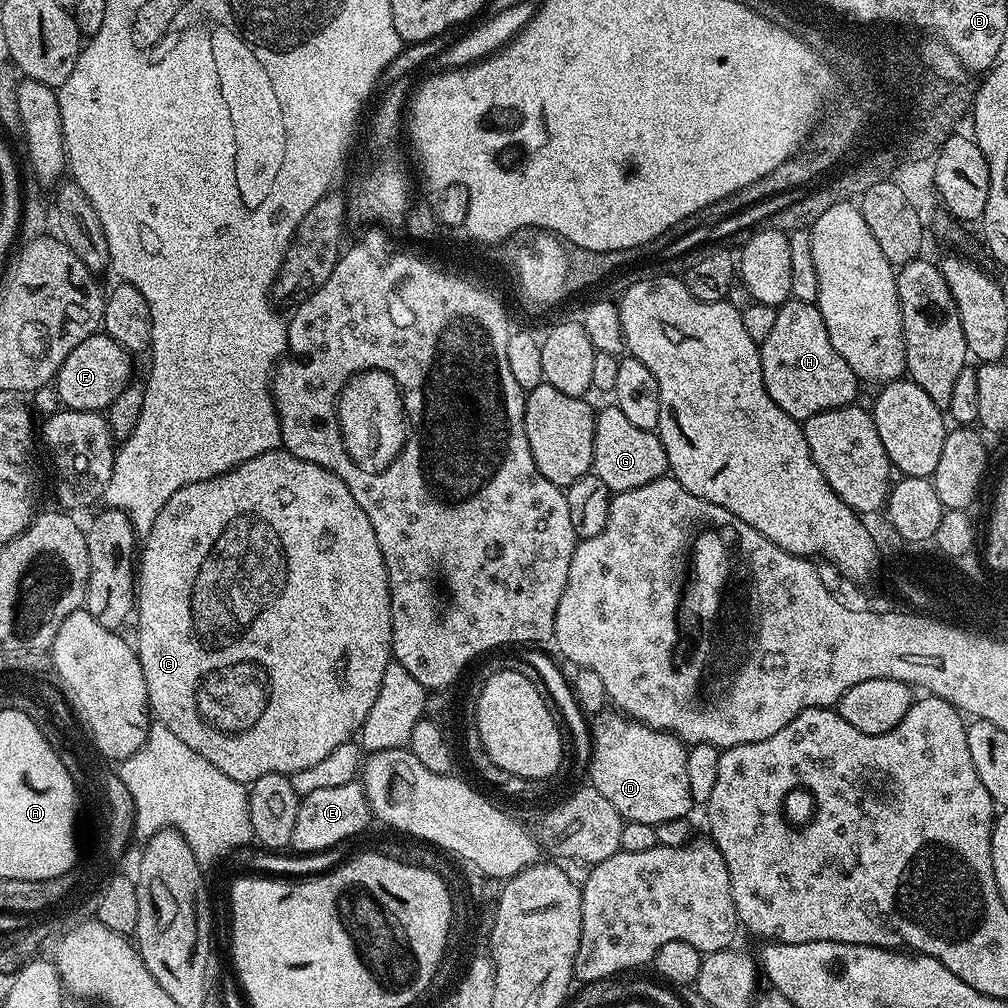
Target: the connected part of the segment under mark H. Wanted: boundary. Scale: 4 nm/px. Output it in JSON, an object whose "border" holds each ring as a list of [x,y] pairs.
{"border":[[[789,298],[779,305],[772,333],[758,347],[766,390],[794,419],[803,422],[822,410],[841,408],[857,399],[858,378],[846,366],[846,358],[834,350],[830,334],[826,334],[826,322],[822,322],[815,304]]]}

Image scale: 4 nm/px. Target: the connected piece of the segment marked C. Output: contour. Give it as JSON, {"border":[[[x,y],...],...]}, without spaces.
{"border":[[[277,450],[258,454],[258,458],[250,458],[250,462],[242,462],[238,467],[232,468],[229,472],[218,474],[214,478],[206,478],[202,482],[194,482],[190,486],[182,486],[178,494],[166,502],[166,506],[154,518],[154,526],[150,534],[143,537],[142,551],[138,556],[138,591],[136,594],[136,607],[134,609],[134,624],[136,620],[136,640],[134,647],[136,657],[140,660],[142,666],[142,678],[146,678],[146,690],[148,691],[148,707],[151,715],[159,723],[170,730],[170,734],[175,734],[177,738],[182,738],[194,754],[202,754],[206,762],[218,766],[226,778],[234,778],[238,783],[250,786],[262,774],[274,774],[282,772],[291,774],[298,770],[306,770],[314,766],[314,762],[322,762],[334,746],[342,746],[349,743],[359,733],[360,727],[366,722],[366,714],[370,714],[370,706],[374,706],[374,698],[378,698],[378,690],[382,687],[382,674],[386,674],[386,666],[393,659],[392,654],[392,603],[390,602],[390,590],[388,589],[388,575],[386,574],[386,562],[382,558],[382,550],[378,546],[378,538],[374,538],[374,526],[370,526],[370,518],[366,518],[366,510],[354,502],[354,494],[330,470],[318,466],[314,462],[306,462],[294,454]]]}

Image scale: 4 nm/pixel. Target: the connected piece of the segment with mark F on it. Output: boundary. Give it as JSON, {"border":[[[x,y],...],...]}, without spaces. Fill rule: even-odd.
{"border":[[[103,334],[86,338],[86,342],[78,342],[54,377],[54,389],[62,402],[60,404],[74,411],[103,413],[133,379],[131,359],[133,357],[128,349]]]}

